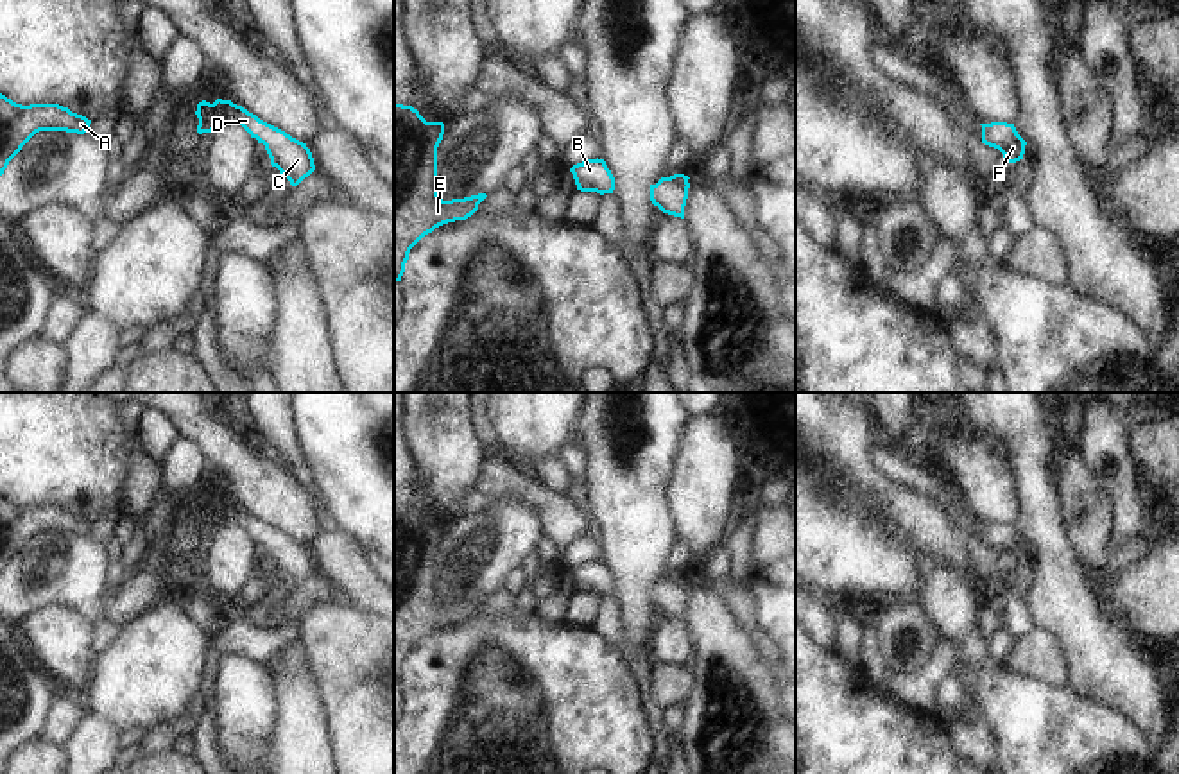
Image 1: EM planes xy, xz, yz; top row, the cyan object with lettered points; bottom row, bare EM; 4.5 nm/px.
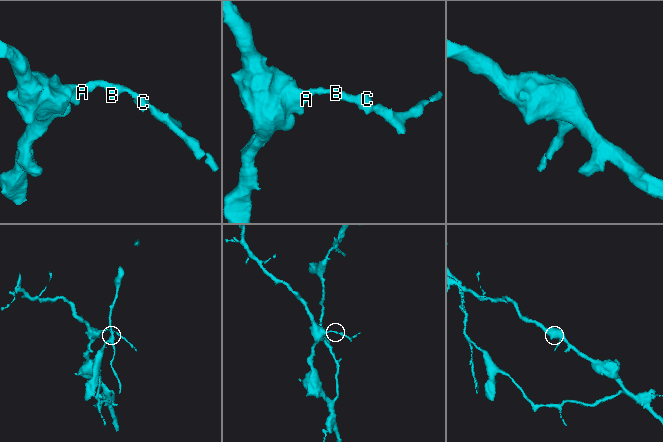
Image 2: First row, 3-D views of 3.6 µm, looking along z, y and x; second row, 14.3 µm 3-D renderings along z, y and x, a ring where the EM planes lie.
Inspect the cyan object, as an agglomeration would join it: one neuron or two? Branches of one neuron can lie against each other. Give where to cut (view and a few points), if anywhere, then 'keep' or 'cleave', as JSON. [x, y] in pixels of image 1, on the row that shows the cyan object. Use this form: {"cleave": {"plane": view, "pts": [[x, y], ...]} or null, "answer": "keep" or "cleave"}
{"cleave": null, "answer": "keep"}

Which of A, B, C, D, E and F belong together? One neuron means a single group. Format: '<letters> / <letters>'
A B C D E F

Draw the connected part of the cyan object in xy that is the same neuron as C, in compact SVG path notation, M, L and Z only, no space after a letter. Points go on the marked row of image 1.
M217 99L213 104L202 100L195 111L199 118L197 133L211 133L215 127L224 124L242 125L251 138L265 145L271 158L271 165L283 174L292 186L297 186L314 170L314 158L306 143L292 138L285 131L260 120L242 106L231 100Z

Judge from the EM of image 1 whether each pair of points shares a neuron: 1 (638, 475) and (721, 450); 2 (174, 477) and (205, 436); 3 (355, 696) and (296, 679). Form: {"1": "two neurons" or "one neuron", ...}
{"1": "two neurons", "2": "two neurons", "3": "two neurons"}

